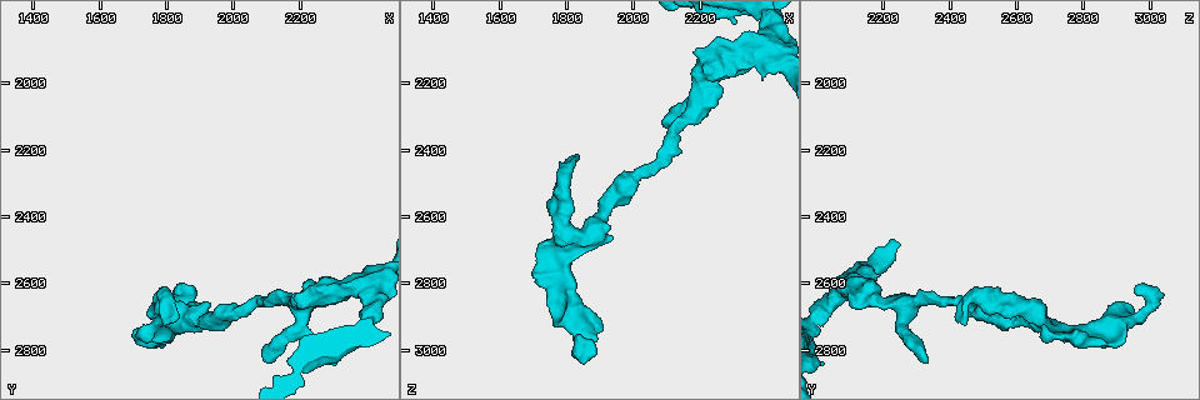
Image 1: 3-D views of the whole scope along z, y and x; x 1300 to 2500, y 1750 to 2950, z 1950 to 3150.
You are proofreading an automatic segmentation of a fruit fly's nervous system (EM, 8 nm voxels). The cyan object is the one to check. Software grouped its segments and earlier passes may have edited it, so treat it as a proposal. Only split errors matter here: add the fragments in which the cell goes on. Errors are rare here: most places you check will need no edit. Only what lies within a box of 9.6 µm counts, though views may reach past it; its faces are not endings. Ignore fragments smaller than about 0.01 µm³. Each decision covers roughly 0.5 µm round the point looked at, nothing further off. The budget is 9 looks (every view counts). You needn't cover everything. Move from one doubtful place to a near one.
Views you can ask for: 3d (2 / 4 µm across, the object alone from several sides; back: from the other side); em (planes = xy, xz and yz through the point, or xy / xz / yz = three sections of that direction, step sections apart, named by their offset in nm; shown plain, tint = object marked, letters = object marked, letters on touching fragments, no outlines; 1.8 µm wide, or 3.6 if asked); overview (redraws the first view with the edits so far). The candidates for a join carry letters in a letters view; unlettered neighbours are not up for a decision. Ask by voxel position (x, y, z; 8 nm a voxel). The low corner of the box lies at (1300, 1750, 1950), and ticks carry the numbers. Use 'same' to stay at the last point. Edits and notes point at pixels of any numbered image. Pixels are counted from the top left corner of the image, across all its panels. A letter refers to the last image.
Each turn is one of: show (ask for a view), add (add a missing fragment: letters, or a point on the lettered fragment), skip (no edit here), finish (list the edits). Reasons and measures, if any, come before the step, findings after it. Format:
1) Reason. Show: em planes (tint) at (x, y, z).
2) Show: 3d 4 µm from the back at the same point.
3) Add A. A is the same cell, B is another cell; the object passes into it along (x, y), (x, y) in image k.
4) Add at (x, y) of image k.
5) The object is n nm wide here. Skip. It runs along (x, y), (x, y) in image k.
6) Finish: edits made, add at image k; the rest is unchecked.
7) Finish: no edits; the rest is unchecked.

Branch stops here. Show: em planes (letters) at (2100, 2840, 2330).

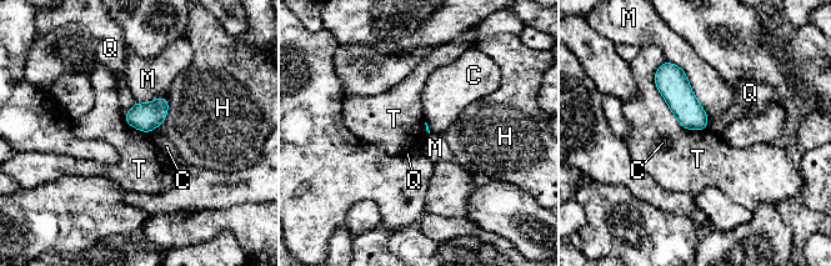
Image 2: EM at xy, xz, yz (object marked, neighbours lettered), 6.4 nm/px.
Skip. C, H, M, Q and T are other cells; a border runs along (665, 60), (655, 86), (706, 129) in image 2; none of them fits.

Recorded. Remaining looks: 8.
Free end. Show: em planes (letters) at (1830, 2710, 2420).

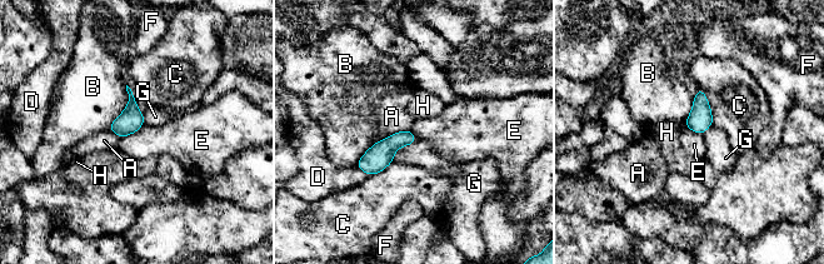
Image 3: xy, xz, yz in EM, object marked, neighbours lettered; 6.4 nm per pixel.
Skip. A, B, C, D, E, F, G and H are other cells; a border runs along (144, 124), (120, 139) in image 3; no lettered fragment goes on from it.

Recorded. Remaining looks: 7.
Branch stops here. Show: em xy step 16 (letters) at (1790, 2790, 2880).

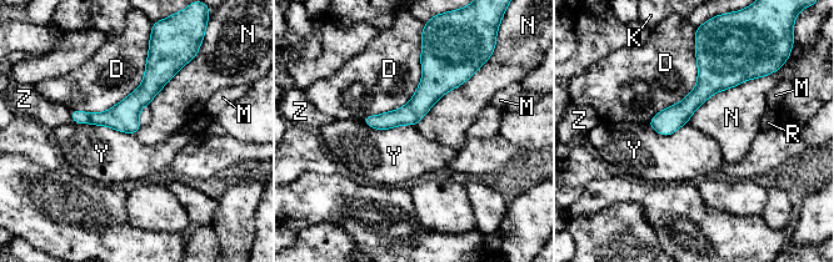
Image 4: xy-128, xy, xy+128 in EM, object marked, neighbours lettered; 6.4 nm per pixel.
Another direction. Show: em yz step 8 (letters) at the same point.

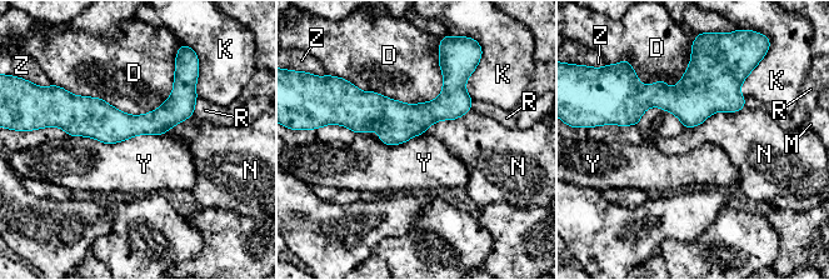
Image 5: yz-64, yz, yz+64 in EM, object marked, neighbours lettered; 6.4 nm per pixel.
Skip. D, K, M, N, R, Y and Z are other cells; a border runs along (163, 134), (109, 144), (70, 136) in image 5; none of them fits.

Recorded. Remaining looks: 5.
Free end. Show: em yz step 4 (letters) at (2420, 2550, 2170).

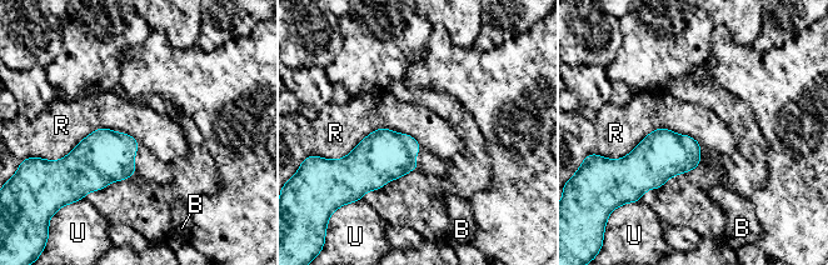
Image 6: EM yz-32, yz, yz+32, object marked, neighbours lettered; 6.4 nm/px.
Skip. B, R and U are other cells; a border runs along (140, 144), (99, 128), (55, 161) in image 6; no lettered fragment goes on from it.

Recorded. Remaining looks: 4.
Finish: no edits; the rest is unchecked.

